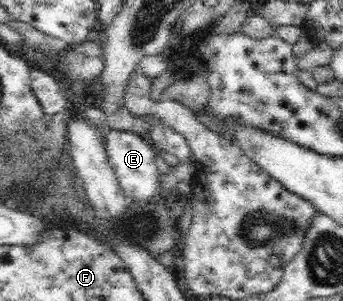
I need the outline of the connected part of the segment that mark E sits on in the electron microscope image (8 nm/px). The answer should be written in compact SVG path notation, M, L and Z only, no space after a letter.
M110 129L104 135L105 148L109 164L113 167L120 187L129 199L136 201L161 201L159 170L156 166L156 149L143 135Z

